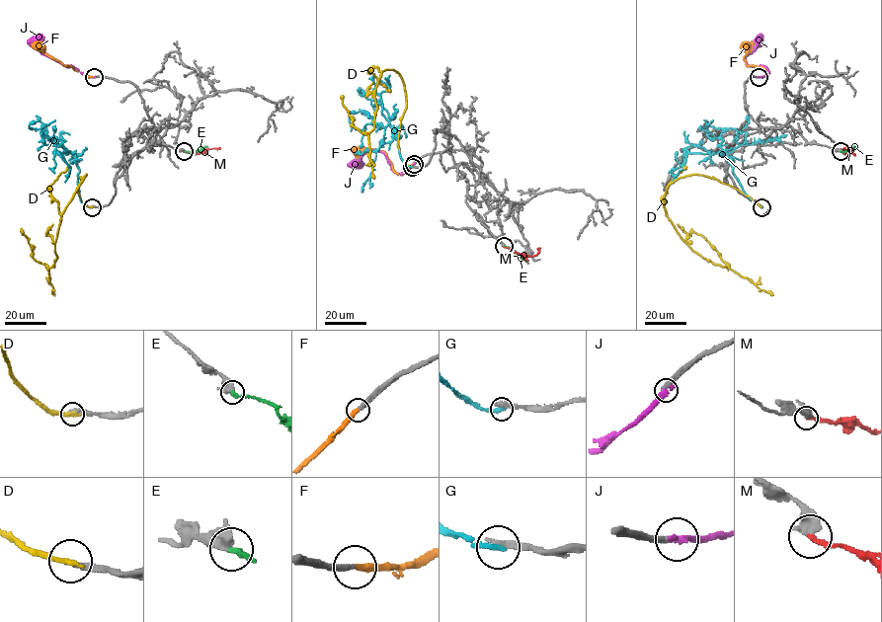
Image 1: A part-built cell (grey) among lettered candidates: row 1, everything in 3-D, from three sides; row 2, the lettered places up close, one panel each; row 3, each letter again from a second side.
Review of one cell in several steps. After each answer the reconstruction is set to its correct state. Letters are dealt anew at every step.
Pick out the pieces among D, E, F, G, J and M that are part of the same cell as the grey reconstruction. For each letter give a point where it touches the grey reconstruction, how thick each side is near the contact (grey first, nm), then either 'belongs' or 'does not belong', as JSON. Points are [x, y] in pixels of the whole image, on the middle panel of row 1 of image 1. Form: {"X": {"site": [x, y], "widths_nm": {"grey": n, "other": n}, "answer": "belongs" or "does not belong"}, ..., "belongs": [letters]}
{"D": {"site": [412, 166], "widths_nm": {"grey": 260, "other": 280}, "answer": "does not belong"}, "E": {"site": [505, 246], "widths_nm": {"grey": 550, "other": 240}, "answer": "belongs"}, "F": {"site": [413, 164], "widths_nm": {"grey": 280, "other": 320}, "answer": "belongs"}, "G": {"site": [412, 167], "widths_nm": {"grey": 280, "other": 280}, "answer": "does not belong"}, "J": {"site": [414, 164], "widths_nm": {"grey": 320, "other": 380}, "answer": "does not belong"}, "M": {"site": [504, 246], "widths_nm": {"grey": 500, "other": 220}, "answer": "does not belong"}, "belongs": ["E", "F"]}

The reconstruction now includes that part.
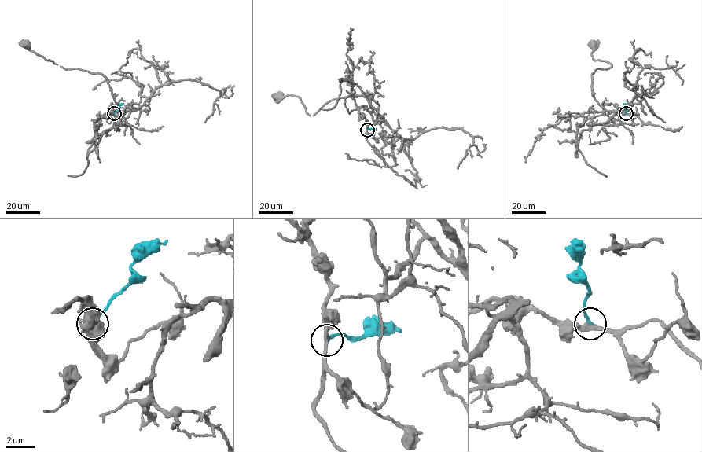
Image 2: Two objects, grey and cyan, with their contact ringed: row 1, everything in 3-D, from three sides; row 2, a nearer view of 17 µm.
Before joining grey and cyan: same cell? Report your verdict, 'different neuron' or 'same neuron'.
same neuron

